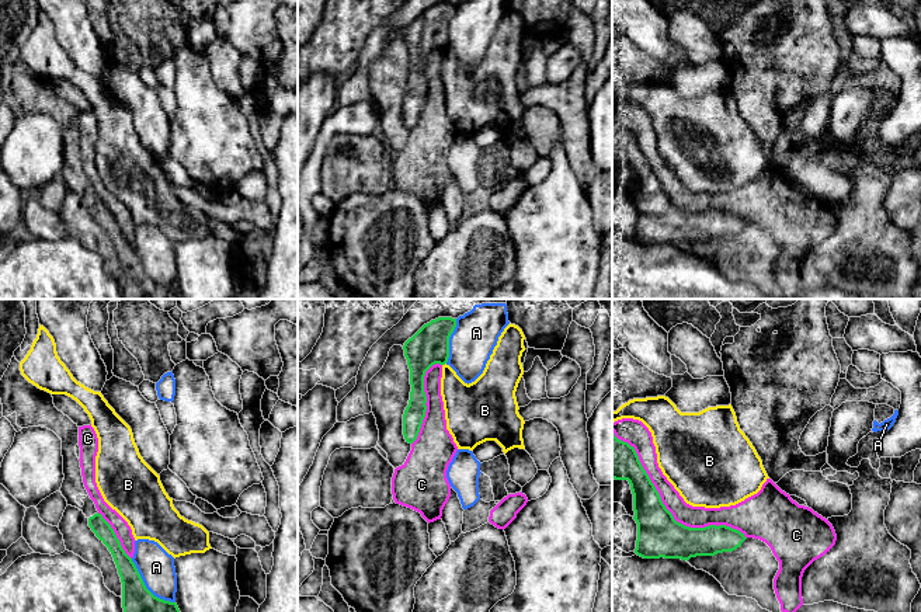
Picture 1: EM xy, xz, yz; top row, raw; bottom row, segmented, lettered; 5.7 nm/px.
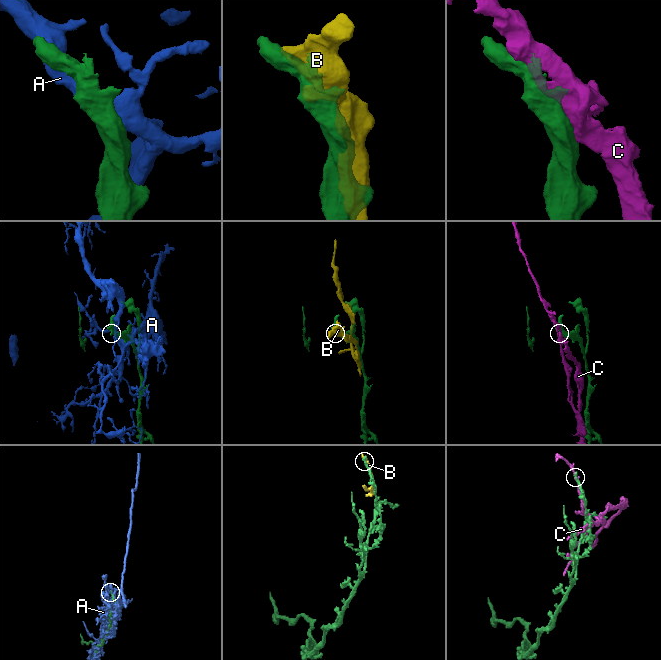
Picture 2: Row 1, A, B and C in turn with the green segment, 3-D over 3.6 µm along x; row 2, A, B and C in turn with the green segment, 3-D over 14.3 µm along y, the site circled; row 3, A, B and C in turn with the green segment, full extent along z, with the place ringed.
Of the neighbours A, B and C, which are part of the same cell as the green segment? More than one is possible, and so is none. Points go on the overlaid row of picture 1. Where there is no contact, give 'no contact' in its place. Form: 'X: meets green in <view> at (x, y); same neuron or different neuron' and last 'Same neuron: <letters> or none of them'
A: meets green in xy at (145, 587); different neuron
B: meets green in xz at (444, 364); different neuron
C: meets green in yz at (664, 507); different neuron
Same neuron: none of them

